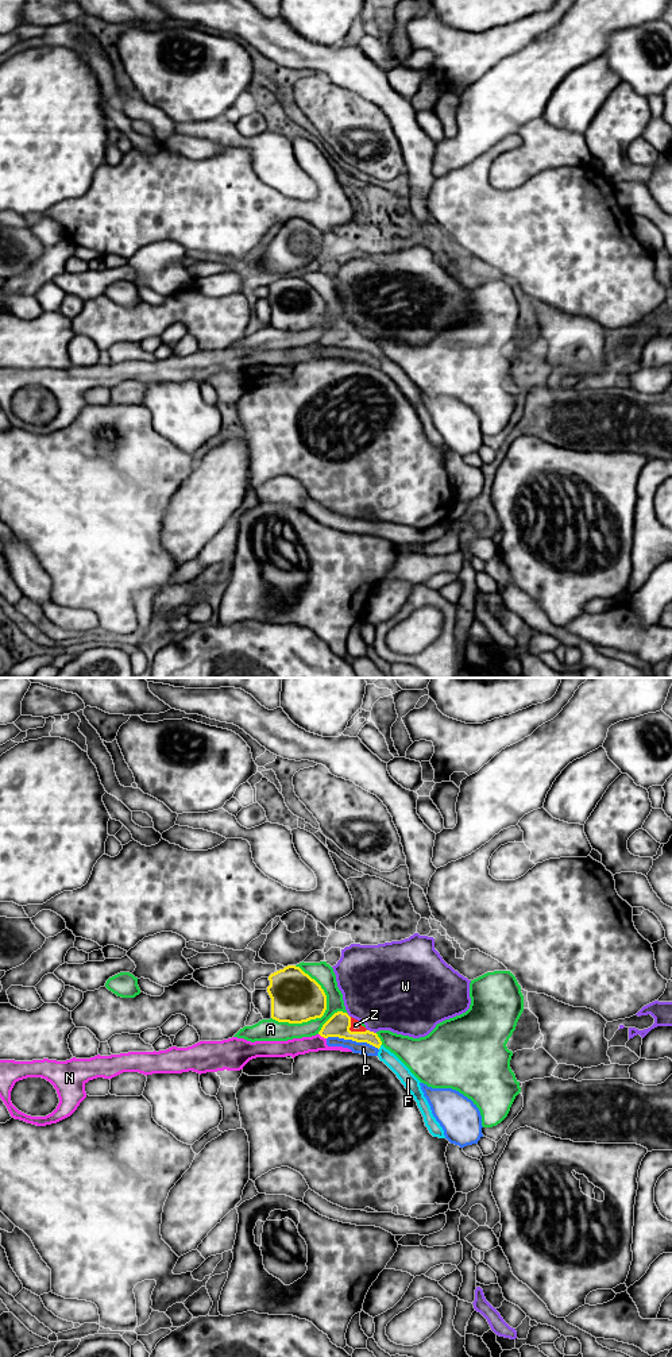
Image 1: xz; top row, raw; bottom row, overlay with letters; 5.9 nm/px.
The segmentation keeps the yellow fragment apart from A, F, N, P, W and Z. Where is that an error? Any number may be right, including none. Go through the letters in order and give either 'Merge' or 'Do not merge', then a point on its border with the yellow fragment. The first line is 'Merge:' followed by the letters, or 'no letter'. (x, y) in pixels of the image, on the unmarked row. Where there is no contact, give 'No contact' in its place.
Merge: F, Z
A: Do not merge. Touches yellow at xz (325, 317)
F: Merge. Touches yellow at xz (379, 355)
N: Do not merge. Touches yellow at xz (323, 344)
P: Do not merge. Touches yellow at xz (352, 349)
W: Do not merge. Touches yellow at xz (371, 340)
Z: Merge. Touches yellow at xz (352, 340)

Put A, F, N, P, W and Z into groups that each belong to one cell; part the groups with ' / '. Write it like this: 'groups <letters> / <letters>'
groups A / F Z / N / P / W

